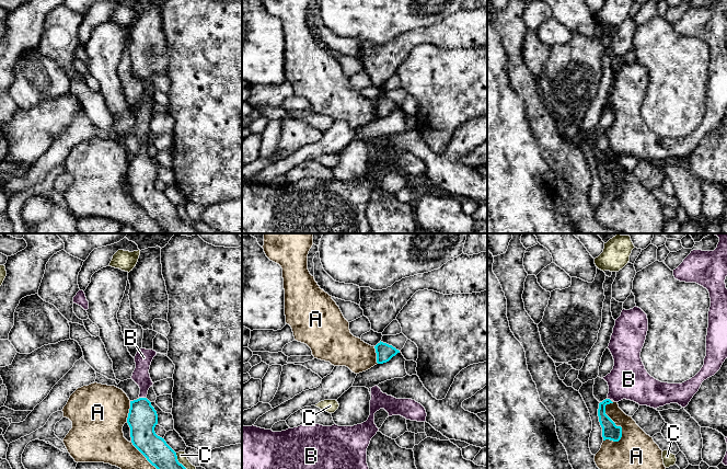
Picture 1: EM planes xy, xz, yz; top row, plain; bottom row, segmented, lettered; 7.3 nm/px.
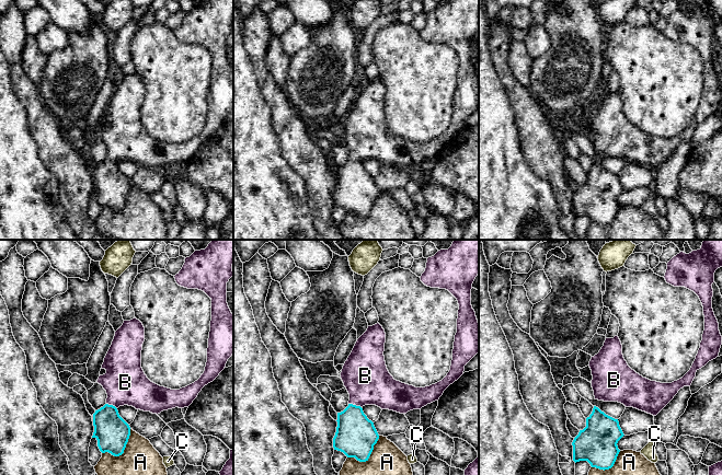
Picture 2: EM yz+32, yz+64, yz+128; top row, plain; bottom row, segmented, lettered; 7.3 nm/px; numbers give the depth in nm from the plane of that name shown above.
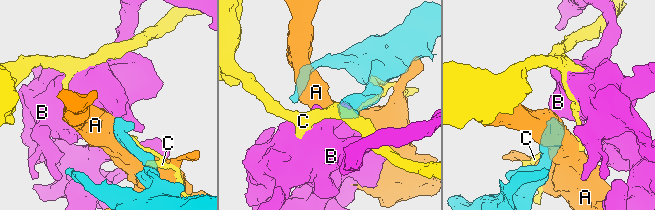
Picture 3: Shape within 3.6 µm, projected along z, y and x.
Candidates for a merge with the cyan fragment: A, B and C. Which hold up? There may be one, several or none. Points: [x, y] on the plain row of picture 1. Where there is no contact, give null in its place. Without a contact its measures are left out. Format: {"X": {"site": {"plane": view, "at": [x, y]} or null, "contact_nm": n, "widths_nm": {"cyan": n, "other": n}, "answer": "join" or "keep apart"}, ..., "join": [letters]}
{"A": {"site": {"plane": "yz", "at": [613, 176]}, "contact_nm": 320, "widths_nm": {"cyan": 120, "other": 260}, "answer": "keep apart"}, "B": {"site": {"plane": "xy", "at": [142, 152]}, "contact_nm": 60, "widths_nm": {"cyan": 220, "other": 120}, "answer": "join"}, "C": {"site": {"plane": "xy", "at": [181, 218]}, "contact_nm": 200, "widths_nm": {"cyan": 190, "other": 70}, "answer": "keep apart"}, "join": ["B"]}

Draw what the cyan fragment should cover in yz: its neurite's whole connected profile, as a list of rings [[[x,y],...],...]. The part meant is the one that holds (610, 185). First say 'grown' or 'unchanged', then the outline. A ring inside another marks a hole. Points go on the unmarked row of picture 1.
grown; [[[727,0],[714,5],[693,4],[673,24],[676,34],[696,37],[709,47],[706,111],[701,125],[682,138],[661,137],[651,131],[641,113],[647,85],[647,69],[638,61],[625,65],[615,75],[608,103],[614,121],[604,134],[609,140],[608,152],[599,158],[598,171],[603,195],[619,196],[622,182],[605,169],[605,160],[623,153],[654,163],[670,158],[685,162],[699,146],[702,137],[714,130],[727,113]]]

